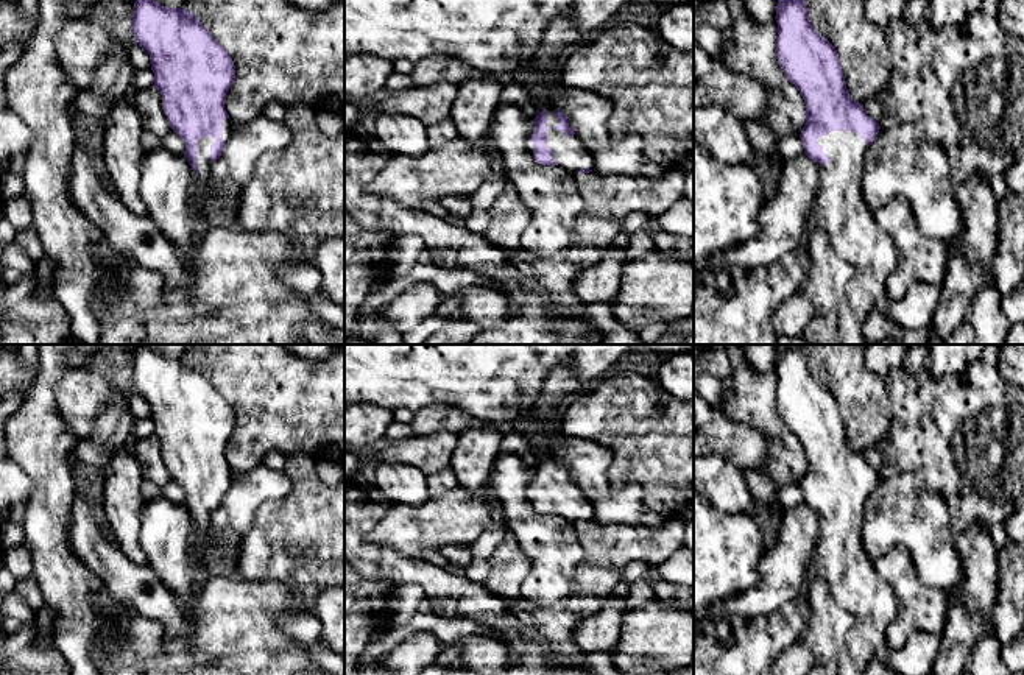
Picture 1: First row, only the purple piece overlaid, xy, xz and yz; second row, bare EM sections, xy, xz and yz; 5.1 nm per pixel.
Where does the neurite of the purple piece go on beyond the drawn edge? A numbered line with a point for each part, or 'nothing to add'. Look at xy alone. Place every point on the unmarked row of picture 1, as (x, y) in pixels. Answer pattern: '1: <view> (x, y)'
1: xy (218, 552)

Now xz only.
1: xz (571, 502)

